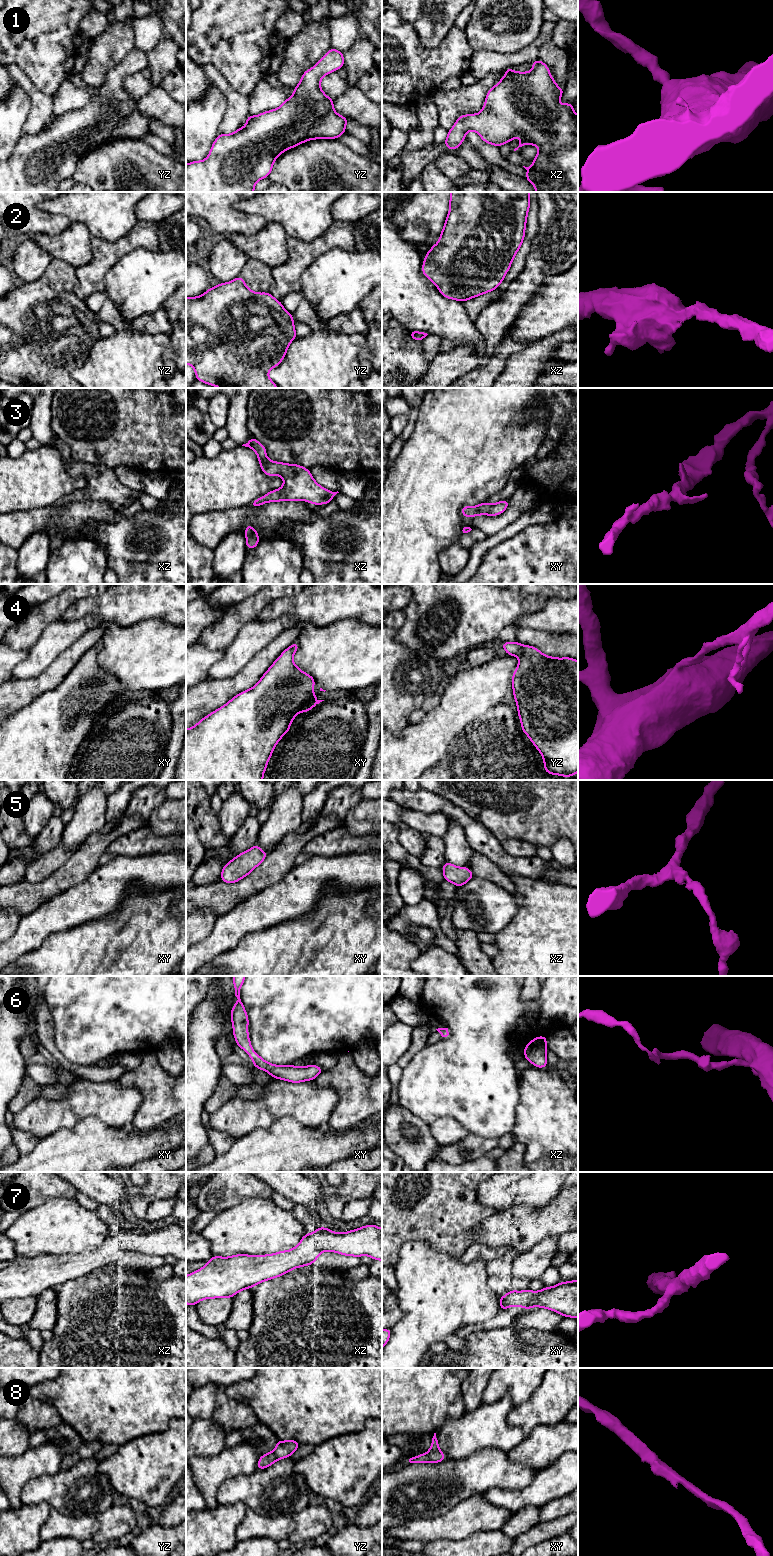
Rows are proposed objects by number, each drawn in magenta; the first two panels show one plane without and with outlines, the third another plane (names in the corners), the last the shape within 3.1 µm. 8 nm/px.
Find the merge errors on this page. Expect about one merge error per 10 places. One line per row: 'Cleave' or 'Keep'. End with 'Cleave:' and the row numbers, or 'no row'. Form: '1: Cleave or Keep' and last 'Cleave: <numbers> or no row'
1: Keep
2: Keep
3: Keep
4: Keep
5: Keep
6: Keep
7: Keep
8: Keep
Cleave: no row

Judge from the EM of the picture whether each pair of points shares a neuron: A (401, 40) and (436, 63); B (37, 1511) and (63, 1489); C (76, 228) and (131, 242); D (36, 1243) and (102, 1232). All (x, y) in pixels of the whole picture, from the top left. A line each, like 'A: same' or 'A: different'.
A: same
B: different
C: different
D: same

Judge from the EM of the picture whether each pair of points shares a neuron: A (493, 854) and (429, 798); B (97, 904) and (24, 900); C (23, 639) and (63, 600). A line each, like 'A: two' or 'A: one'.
A: one
B: two
C: one

